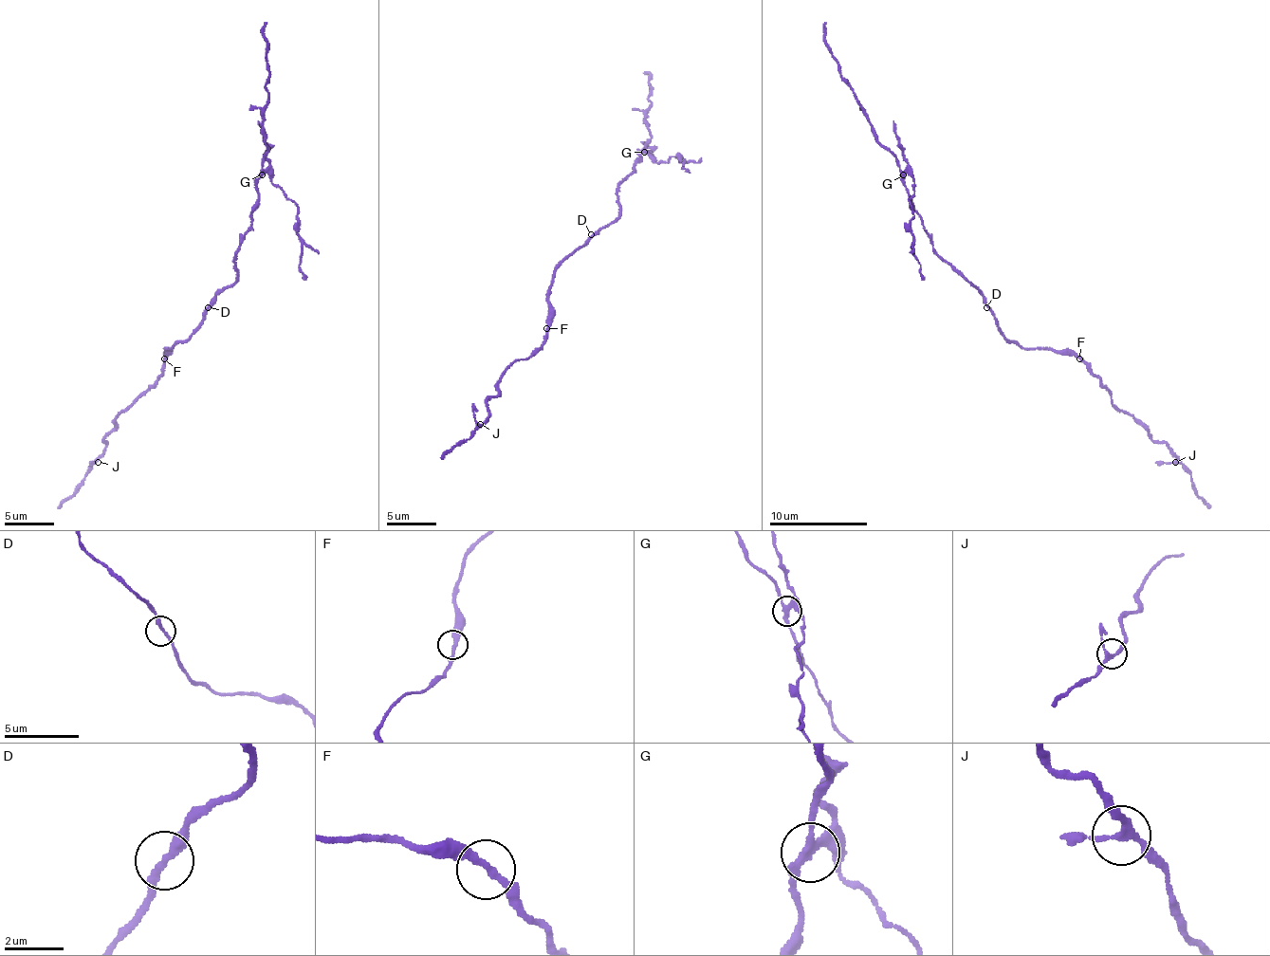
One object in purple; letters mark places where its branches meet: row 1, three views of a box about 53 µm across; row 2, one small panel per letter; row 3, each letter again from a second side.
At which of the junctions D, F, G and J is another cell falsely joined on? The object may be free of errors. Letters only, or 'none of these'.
G

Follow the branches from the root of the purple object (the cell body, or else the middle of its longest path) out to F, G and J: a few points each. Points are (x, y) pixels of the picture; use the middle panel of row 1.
F: (593, 237), (557, 268), (549, 296), (546, 328)
G: (593, 237), (620, 212), (617, 185), (633, 171), (640, 160), (640, 154), (645, 151)
J: (593, 237), (557, 268), (546, 340), (505, 372), (480, 424)

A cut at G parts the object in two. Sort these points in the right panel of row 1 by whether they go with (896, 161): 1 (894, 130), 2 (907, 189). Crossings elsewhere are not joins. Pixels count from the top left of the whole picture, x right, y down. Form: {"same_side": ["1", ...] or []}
{"same_side": ["2"]}

